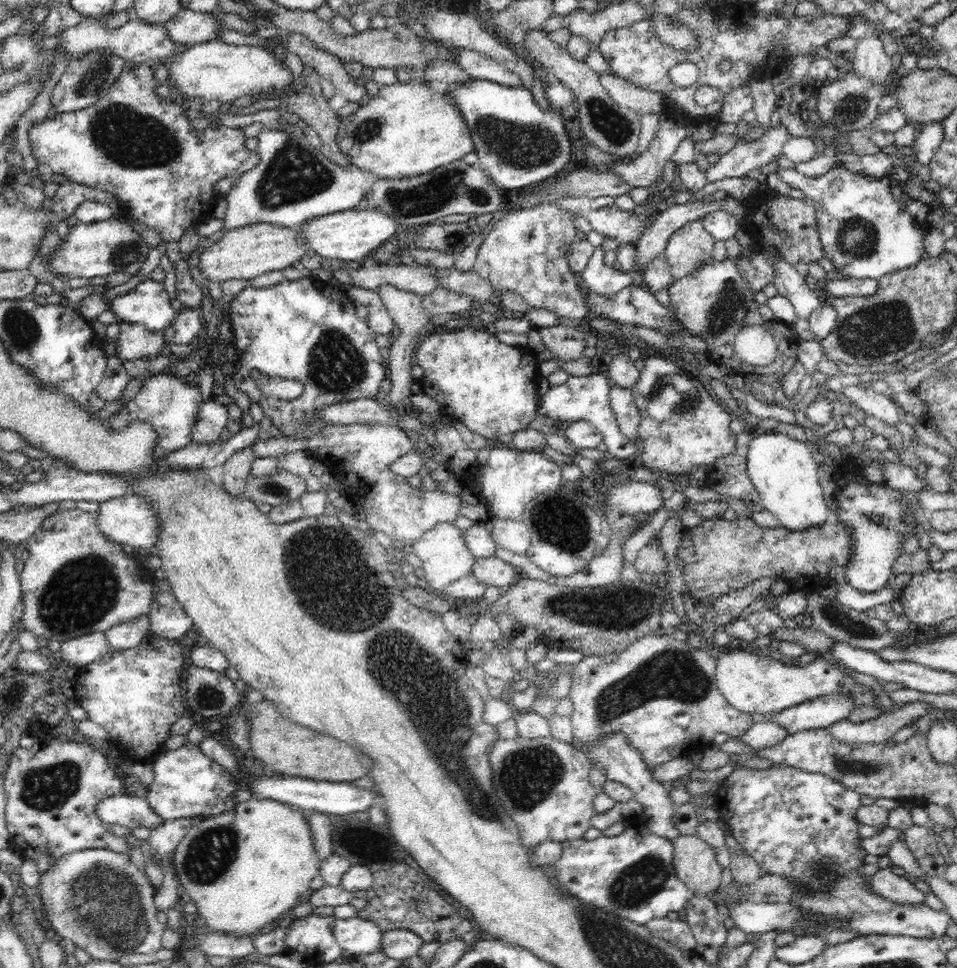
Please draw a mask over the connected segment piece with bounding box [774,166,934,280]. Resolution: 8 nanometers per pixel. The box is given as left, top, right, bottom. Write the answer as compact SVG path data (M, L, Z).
M778 166L774 174L792 189L804 191L806 197L813 202L817 212L820 243L822 243L826 260L834 265L833 276L878 280L884 274L910 269L914 264L926 258L924 237L932 229L927 216L934 207L909 198L902 191L902 183L896 182L891 174L883 178L866 177L850 173L840 166L832 168L820 178L808 178L795 169L782 168L782 166Z

